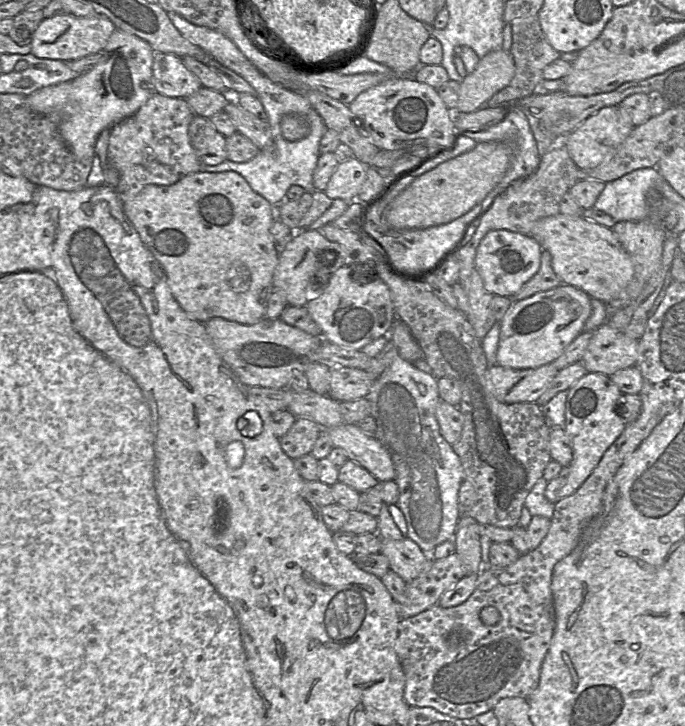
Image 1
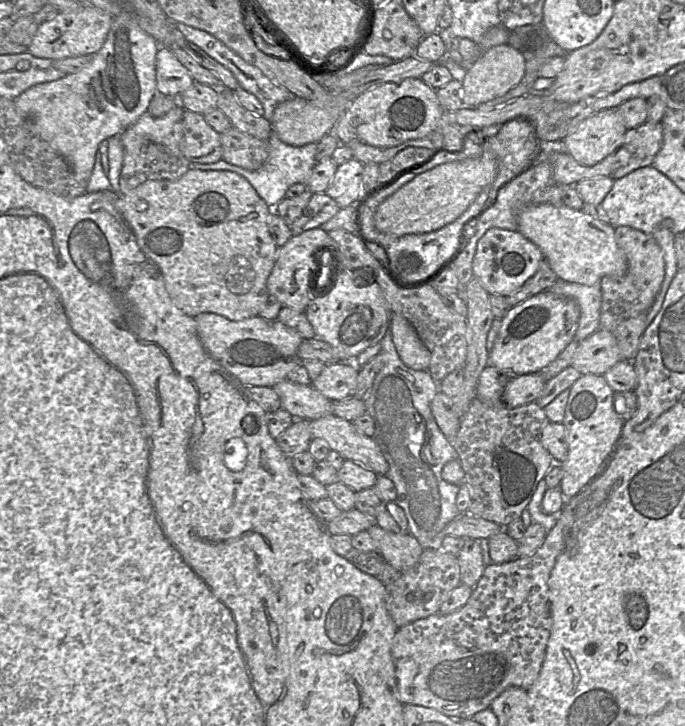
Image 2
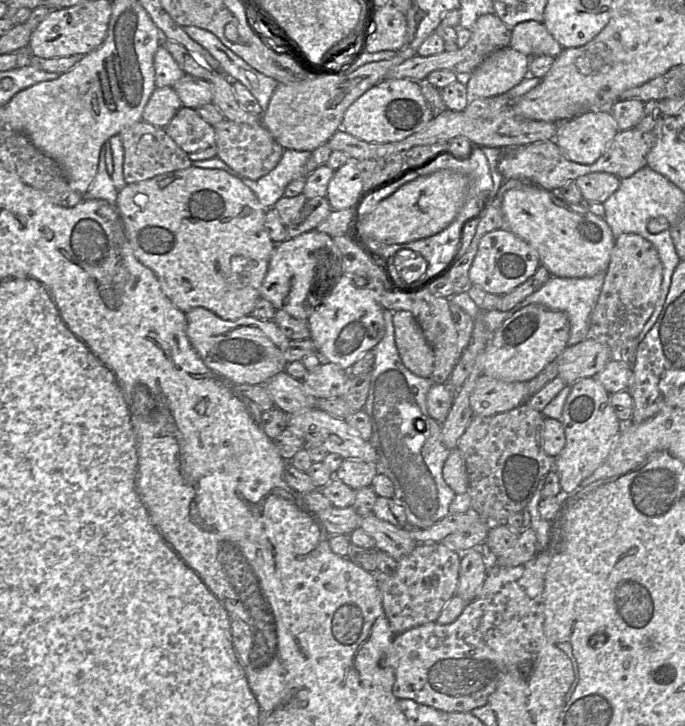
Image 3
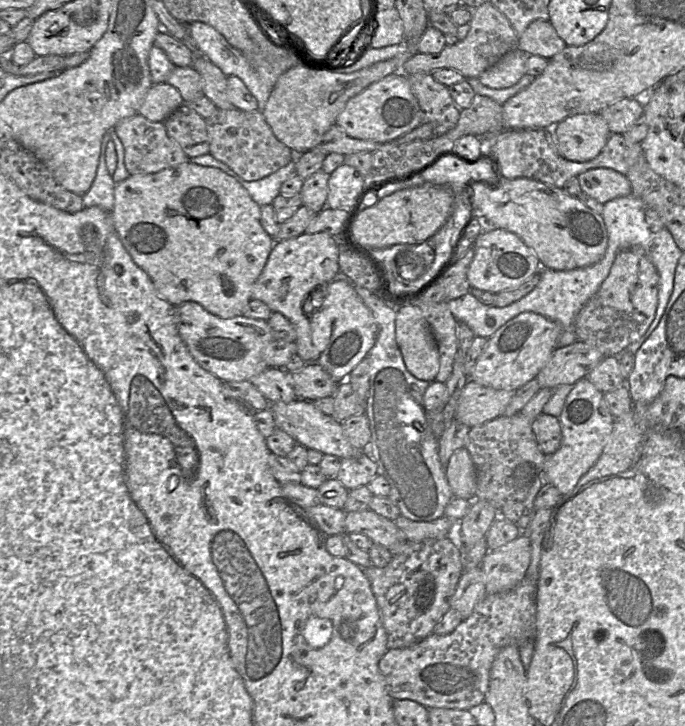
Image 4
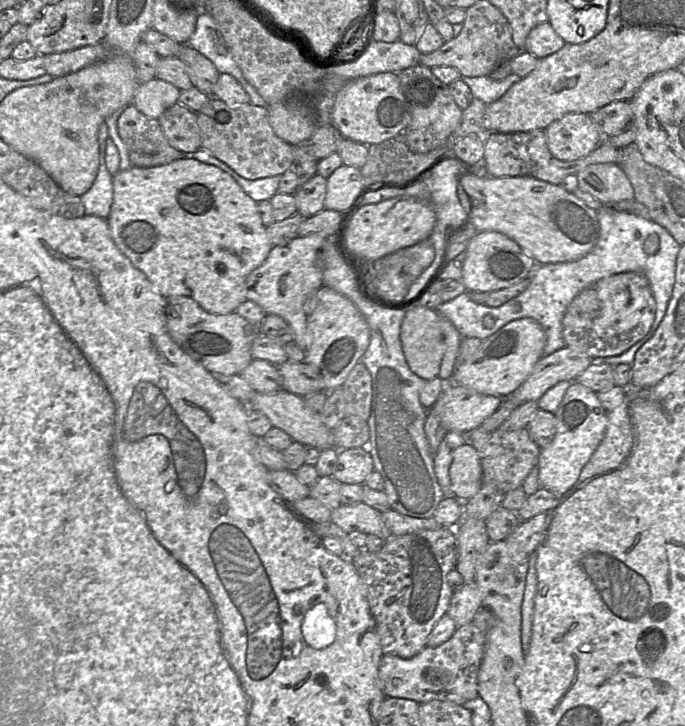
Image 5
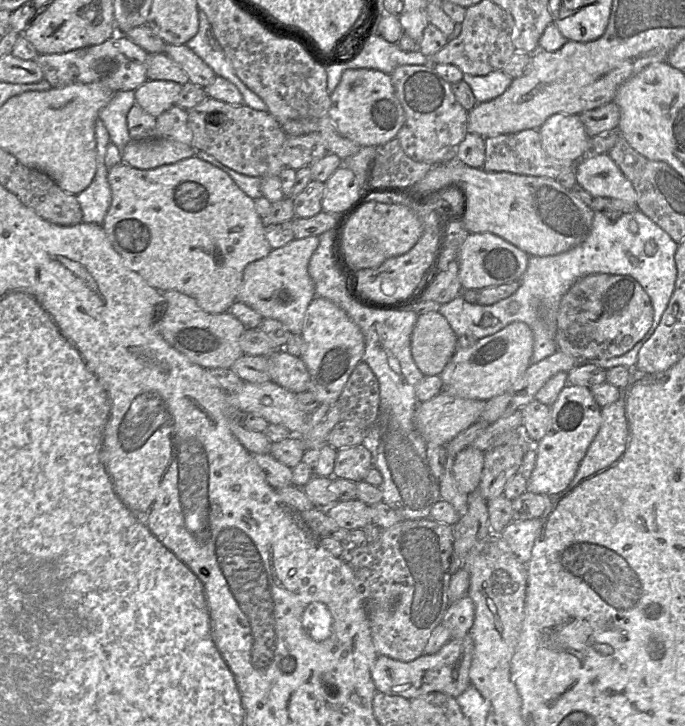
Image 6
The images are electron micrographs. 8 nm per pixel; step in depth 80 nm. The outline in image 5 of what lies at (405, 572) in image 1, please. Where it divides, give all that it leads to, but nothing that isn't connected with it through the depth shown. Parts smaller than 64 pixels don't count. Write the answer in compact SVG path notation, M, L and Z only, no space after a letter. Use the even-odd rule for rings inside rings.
M363 502L355 505L341 504L331 510L331 521L346 533L359 531L387 540L393 535L385 525L381 513Z

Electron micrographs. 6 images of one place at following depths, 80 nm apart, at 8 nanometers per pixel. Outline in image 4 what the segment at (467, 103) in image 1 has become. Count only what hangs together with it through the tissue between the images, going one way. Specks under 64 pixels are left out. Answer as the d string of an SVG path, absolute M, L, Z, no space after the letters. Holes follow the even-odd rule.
M518 49L512 50L484 71L478 80L491 89L512 87L526 74L527 57Z

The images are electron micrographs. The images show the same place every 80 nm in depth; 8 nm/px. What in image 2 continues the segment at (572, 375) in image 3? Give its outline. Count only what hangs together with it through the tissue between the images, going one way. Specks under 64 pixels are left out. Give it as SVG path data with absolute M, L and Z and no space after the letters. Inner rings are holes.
M598 329L579 343L571 366L582 375L604 375L622 360L614 334L608 330Z

